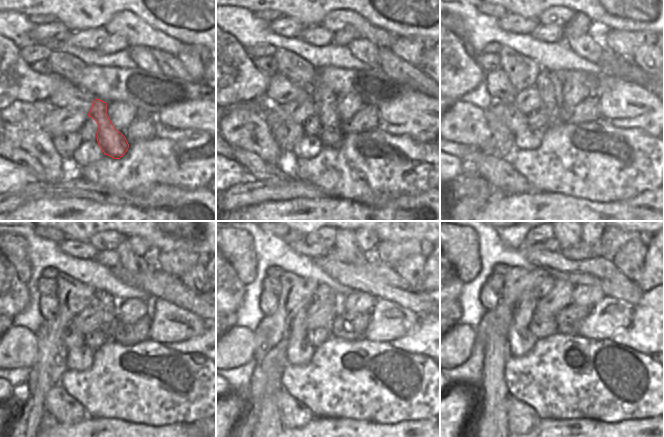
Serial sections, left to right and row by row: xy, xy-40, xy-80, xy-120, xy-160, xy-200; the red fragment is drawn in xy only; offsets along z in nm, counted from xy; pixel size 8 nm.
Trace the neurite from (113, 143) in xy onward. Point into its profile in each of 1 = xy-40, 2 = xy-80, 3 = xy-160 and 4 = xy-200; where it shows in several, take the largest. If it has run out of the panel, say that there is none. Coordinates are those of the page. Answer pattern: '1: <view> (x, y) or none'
1: xy-40 (325, 101)
2: xy-80 (550, 87)
3: xy-160 (322, 291)
4: xy-200 (544, 284)

